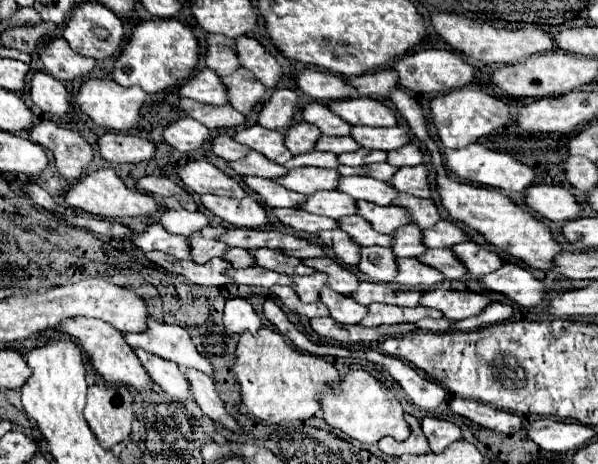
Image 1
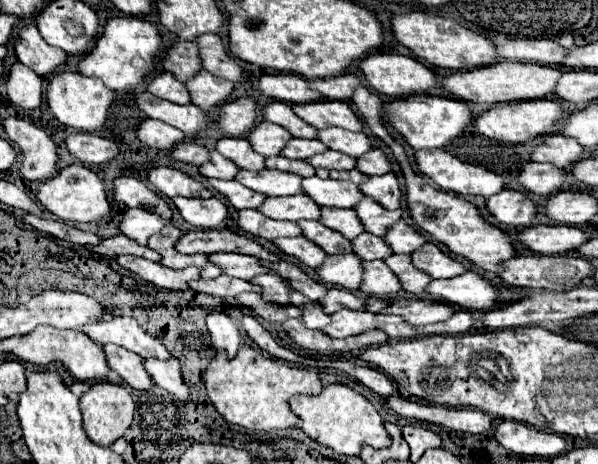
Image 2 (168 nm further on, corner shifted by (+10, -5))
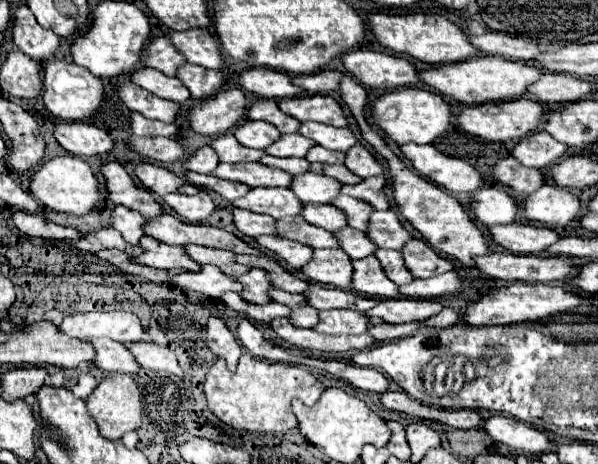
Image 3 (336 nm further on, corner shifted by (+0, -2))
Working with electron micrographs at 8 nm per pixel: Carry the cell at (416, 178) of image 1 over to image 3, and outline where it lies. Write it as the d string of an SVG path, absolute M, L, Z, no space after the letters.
M376 175L376 177L366 177L356 185L344 185L340 193L350 195L354 199L366 201L374 209L388 209L388 197L386 197L386 177Z

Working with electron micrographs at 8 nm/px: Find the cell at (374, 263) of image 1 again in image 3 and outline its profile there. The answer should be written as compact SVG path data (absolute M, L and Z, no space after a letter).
M314 249L312 259L300 269L300 273L312 283L332 285L346 291L348 281L352 279L352 263L342 249Z

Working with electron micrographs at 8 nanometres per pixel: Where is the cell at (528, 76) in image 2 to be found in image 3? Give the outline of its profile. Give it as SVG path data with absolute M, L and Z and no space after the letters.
M482 55L460 61L460 63L444 63L440 67L418 71L418 79L424 85L464 105L476 105L476 103L488 103L488 101L508 101L508 99L522 97L528 85L532 85L532 81L538 81L540 75L542 71L538 67L508 61L502 57L482 57Z

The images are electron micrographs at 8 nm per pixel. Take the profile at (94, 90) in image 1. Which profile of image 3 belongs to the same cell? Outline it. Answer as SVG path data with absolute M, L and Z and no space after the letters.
M50 59L44 63L42 85L44 85L42 101L44 101L46 109L54 117L64 119L64 121L82 121L86 117L90 117L104 99L104 85L98 77L88 73L84 67L78 67L76 63L66 63L60 59Z

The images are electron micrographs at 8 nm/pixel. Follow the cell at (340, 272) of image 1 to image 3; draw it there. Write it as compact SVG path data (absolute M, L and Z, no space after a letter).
M236 255L236 261L242 263L242 265L248 265L248 267L258 267L258 269L264 269L268 273L268 281L272 287L276 289L282 289L286 293L300 293L308 287L306 281L298 279L294 273L288 273L280 267L278 261L266 257L266 255Z

